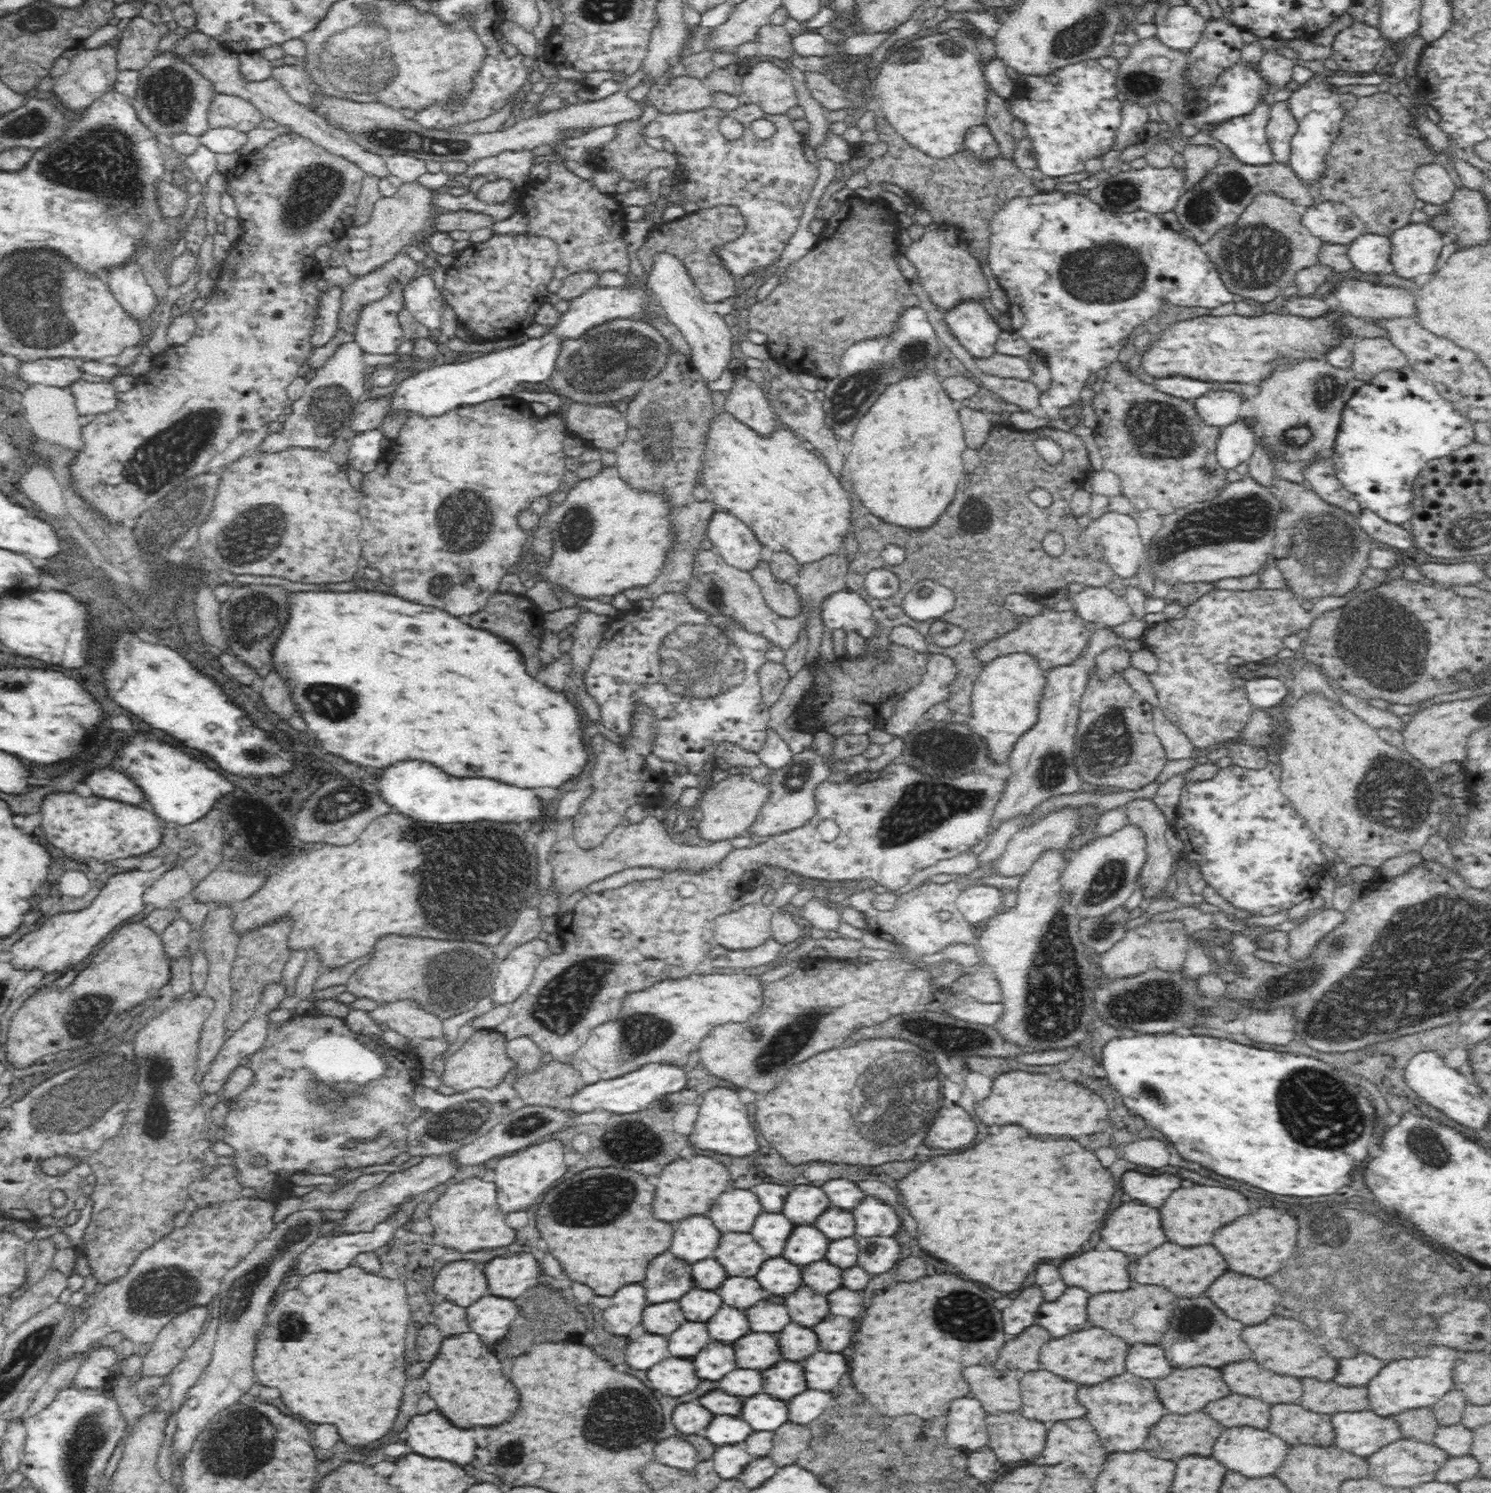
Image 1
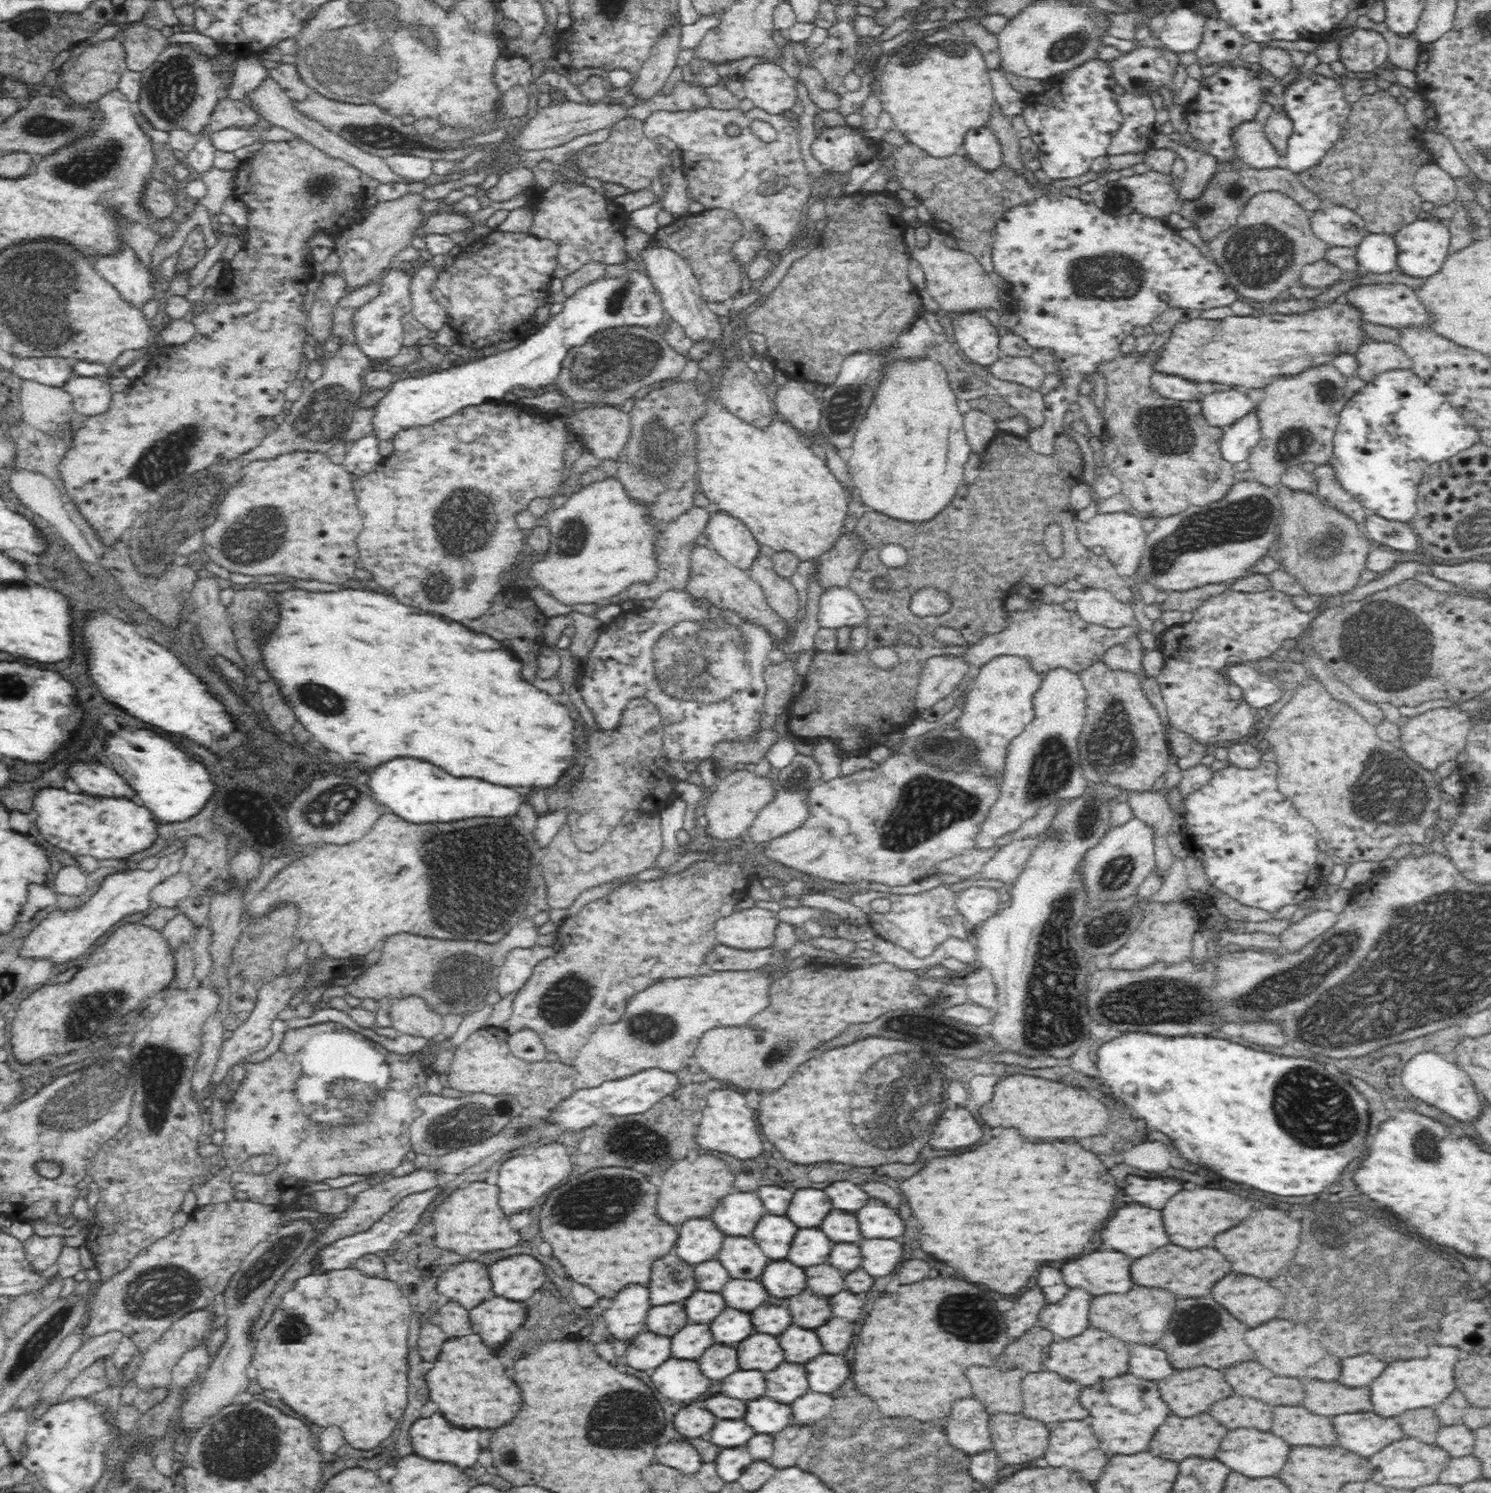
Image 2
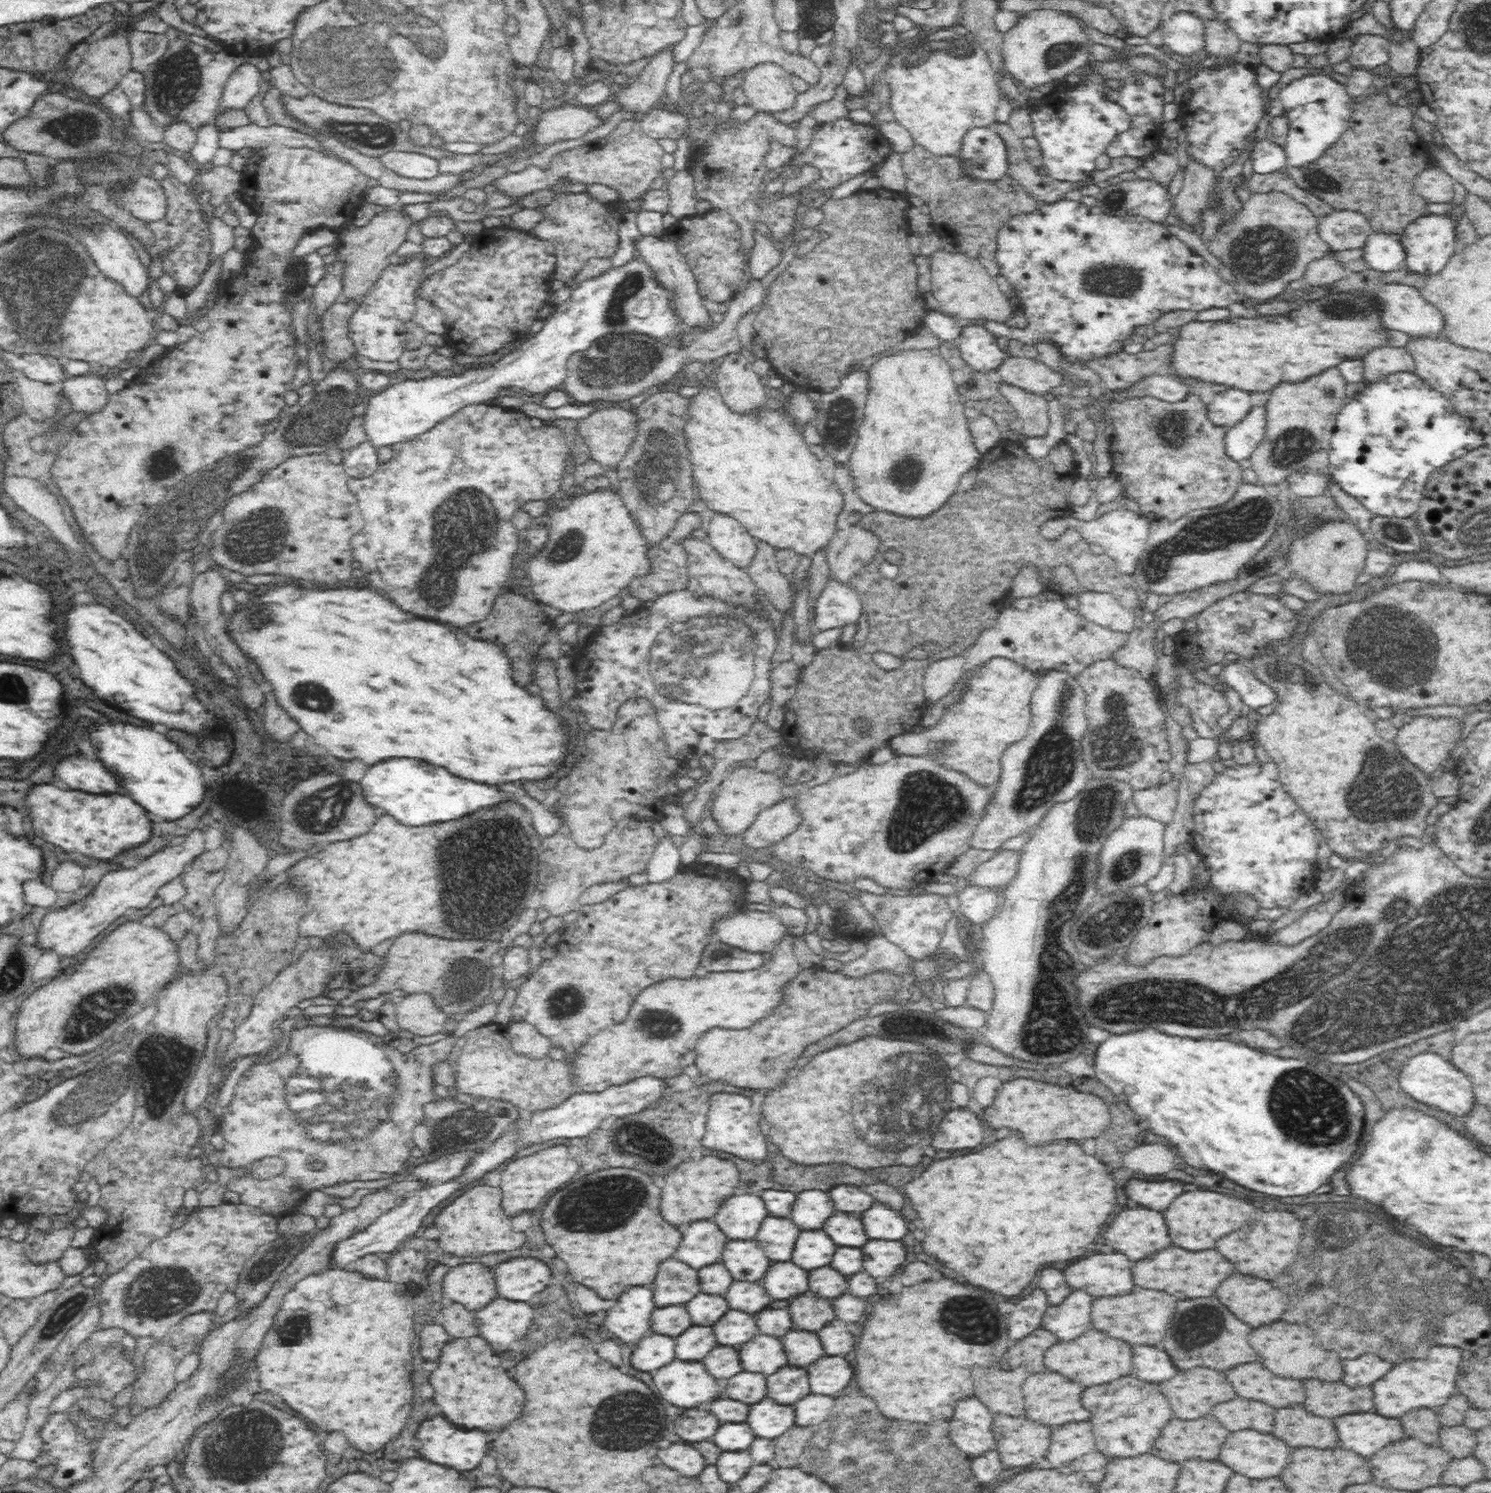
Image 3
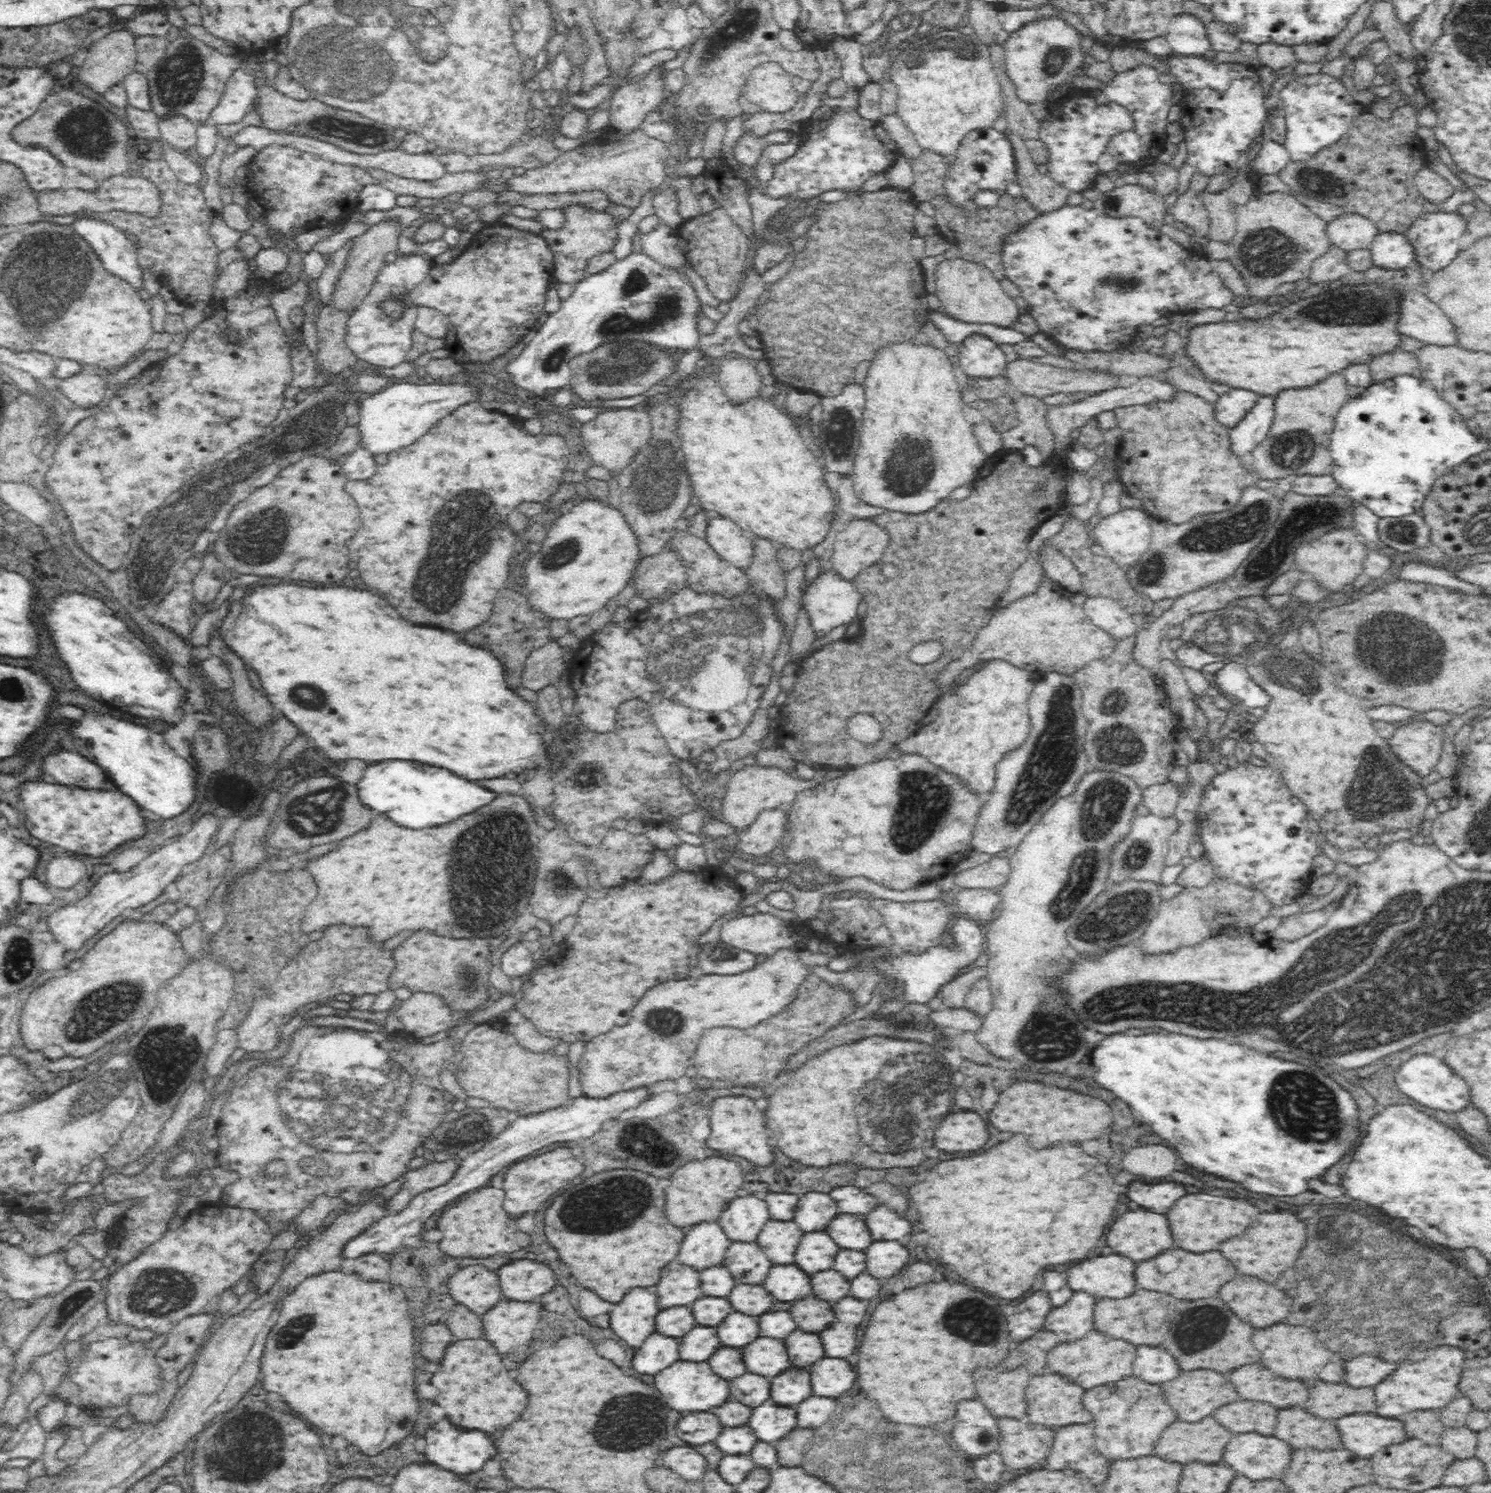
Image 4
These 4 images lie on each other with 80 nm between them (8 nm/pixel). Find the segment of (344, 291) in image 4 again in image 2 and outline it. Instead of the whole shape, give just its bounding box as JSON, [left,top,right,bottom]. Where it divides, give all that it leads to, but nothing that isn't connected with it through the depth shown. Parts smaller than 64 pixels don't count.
[333,194,425,291]

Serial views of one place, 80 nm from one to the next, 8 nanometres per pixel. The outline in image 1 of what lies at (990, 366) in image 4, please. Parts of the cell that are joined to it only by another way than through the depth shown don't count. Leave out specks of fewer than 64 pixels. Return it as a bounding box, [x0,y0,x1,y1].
[944,300,1001,358]

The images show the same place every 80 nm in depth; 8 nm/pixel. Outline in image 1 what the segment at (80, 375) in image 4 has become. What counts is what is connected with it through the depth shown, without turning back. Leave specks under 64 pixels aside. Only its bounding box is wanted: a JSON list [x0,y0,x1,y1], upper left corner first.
[68,379,117,420]

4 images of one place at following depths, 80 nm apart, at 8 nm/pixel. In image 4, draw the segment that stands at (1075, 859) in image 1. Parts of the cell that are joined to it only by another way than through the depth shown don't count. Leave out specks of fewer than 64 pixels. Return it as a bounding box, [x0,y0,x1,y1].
[1110,813,1182,882]

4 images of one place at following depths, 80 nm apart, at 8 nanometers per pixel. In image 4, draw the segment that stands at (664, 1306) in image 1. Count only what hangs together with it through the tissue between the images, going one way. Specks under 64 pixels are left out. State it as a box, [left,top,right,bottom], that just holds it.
[655,1305,698,1340]

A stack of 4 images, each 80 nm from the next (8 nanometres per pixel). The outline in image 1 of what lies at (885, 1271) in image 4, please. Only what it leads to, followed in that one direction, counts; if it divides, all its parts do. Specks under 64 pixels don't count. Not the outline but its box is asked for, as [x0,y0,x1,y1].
[858,1237,900,1274]

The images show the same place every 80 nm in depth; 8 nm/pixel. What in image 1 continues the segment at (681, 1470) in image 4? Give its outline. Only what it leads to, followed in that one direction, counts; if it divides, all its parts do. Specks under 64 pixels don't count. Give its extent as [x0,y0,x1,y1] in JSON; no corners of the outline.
[654,1433,700,1470]

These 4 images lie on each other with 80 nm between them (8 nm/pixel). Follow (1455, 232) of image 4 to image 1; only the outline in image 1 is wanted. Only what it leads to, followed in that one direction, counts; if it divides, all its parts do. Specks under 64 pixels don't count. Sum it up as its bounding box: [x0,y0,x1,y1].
[1391,222,1447,279]

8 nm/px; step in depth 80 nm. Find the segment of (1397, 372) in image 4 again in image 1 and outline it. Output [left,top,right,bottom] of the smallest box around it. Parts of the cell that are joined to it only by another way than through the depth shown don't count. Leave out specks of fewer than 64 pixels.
[1350,338,1409,383]

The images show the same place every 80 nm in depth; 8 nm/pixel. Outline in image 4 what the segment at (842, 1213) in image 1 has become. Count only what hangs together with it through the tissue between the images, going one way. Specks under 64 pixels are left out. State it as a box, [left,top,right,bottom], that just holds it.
[825,1213,874,1252]

